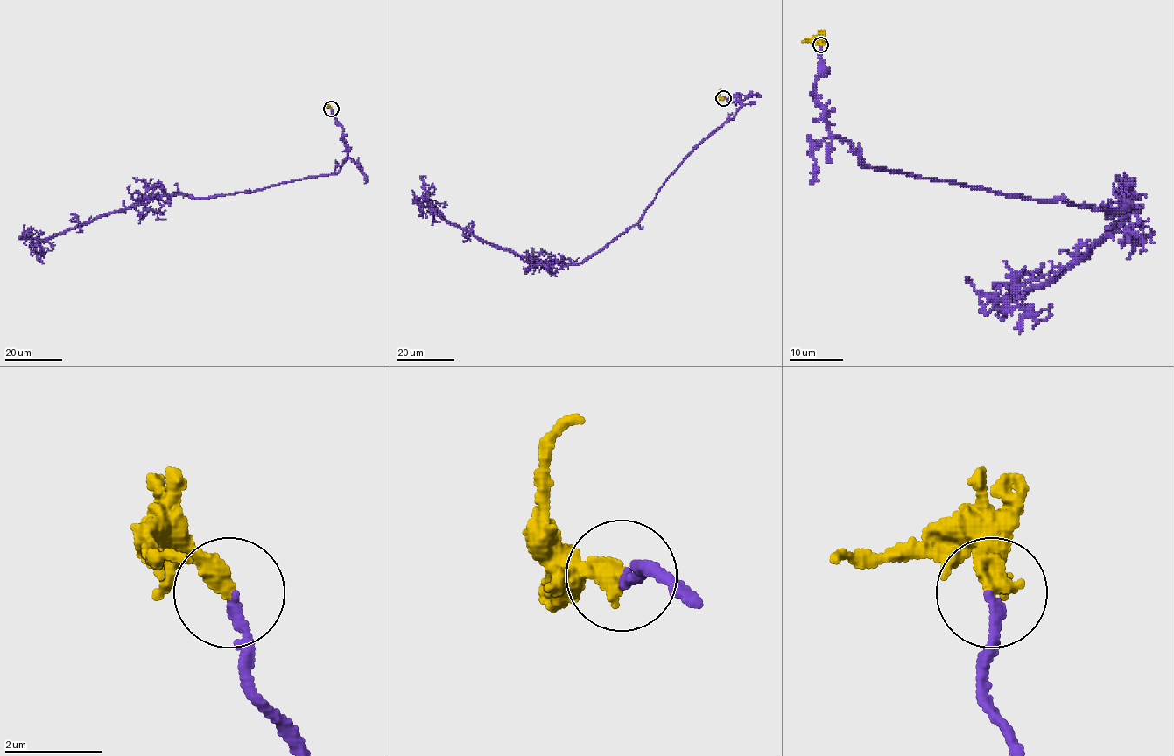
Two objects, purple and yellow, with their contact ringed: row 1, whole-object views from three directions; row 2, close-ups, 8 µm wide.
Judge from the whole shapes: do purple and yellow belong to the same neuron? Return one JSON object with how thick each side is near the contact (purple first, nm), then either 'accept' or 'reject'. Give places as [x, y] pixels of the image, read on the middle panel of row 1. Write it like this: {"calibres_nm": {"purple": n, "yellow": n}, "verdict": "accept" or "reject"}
{"calibres_nm": {"purple": 200, "yellow": 400}, "verdict": "accept"}

